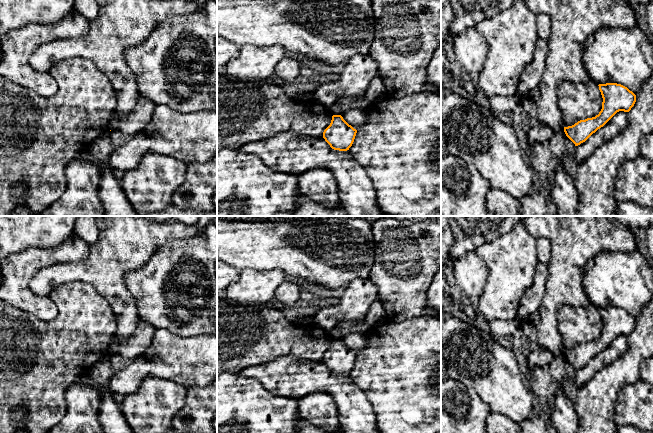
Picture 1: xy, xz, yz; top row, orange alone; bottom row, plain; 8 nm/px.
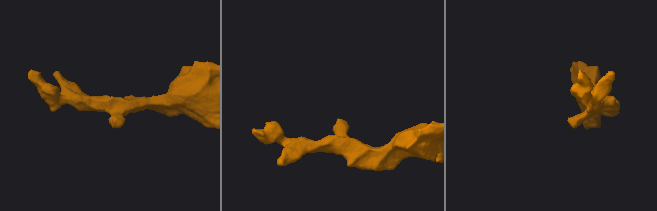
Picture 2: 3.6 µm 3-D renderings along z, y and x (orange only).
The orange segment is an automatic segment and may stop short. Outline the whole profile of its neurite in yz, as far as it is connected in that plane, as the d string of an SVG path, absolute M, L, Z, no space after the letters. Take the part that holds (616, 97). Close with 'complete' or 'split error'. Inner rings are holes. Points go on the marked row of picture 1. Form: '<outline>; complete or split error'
M606 83L598 86L603 98L599 114L592 118L580 120L572 126L564 127L566 136L575 146L585 142L617 112L629 112L636 102L636 95L621 84Z; complete

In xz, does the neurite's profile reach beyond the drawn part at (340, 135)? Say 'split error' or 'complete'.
complete

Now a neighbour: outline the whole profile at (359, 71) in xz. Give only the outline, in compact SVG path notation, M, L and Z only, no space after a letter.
M356 54L345 62L338 76L322 81L314 91L313 99L329 108L343 98L366 98L369 85L378 75L375 60L366 54Z

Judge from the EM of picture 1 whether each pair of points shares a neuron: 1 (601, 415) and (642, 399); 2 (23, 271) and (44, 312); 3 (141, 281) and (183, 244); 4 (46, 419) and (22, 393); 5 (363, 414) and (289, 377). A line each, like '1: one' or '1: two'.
1: two
2: one
3: one
4: one
5: one

